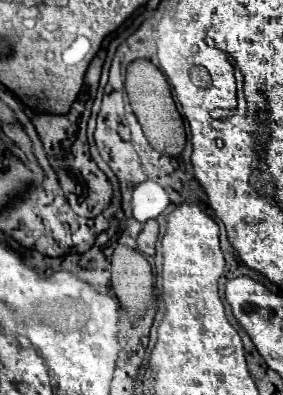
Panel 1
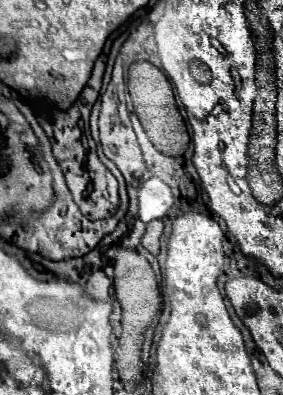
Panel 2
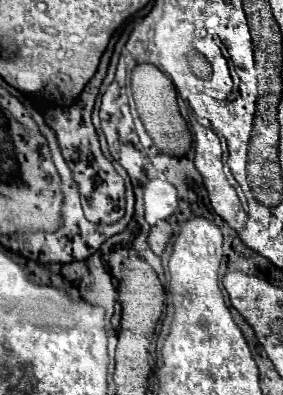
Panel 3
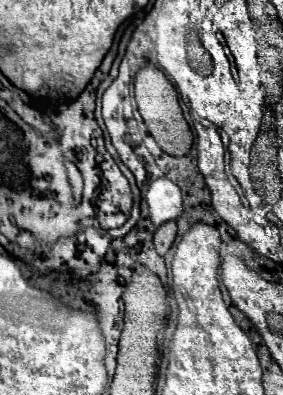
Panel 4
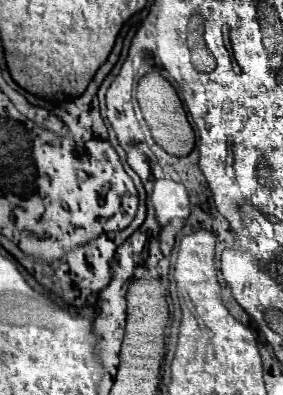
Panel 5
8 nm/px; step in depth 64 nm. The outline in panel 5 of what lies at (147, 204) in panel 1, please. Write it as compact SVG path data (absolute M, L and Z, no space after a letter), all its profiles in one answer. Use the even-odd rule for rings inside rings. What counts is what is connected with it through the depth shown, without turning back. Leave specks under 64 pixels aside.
M162 178L154 182L150 200L156 210L156 220L160 226L168 224L172 218L186 218L190 214L186 188L170 178Z

